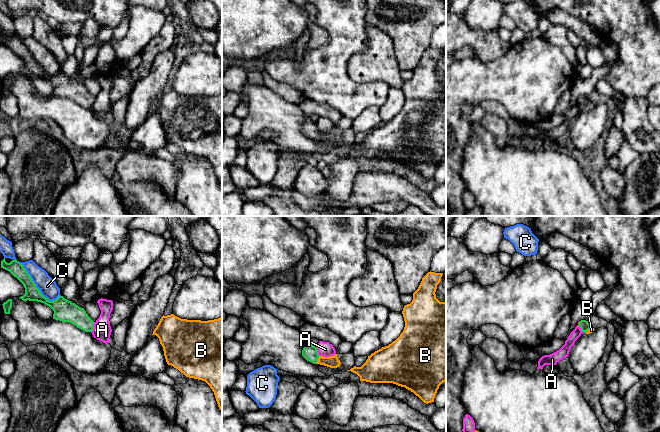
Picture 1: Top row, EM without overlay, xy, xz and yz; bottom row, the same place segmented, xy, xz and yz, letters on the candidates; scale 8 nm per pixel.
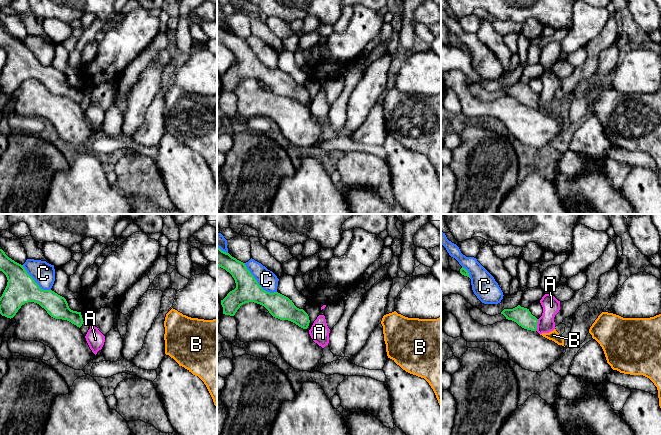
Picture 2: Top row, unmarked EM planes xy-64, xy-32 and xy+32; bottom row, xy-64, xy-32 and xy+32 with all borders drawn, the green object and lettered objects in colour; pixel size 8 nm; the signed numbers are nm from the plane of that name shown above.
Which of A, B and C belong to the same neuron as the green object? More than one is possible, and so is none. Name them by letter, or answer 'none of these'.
B

